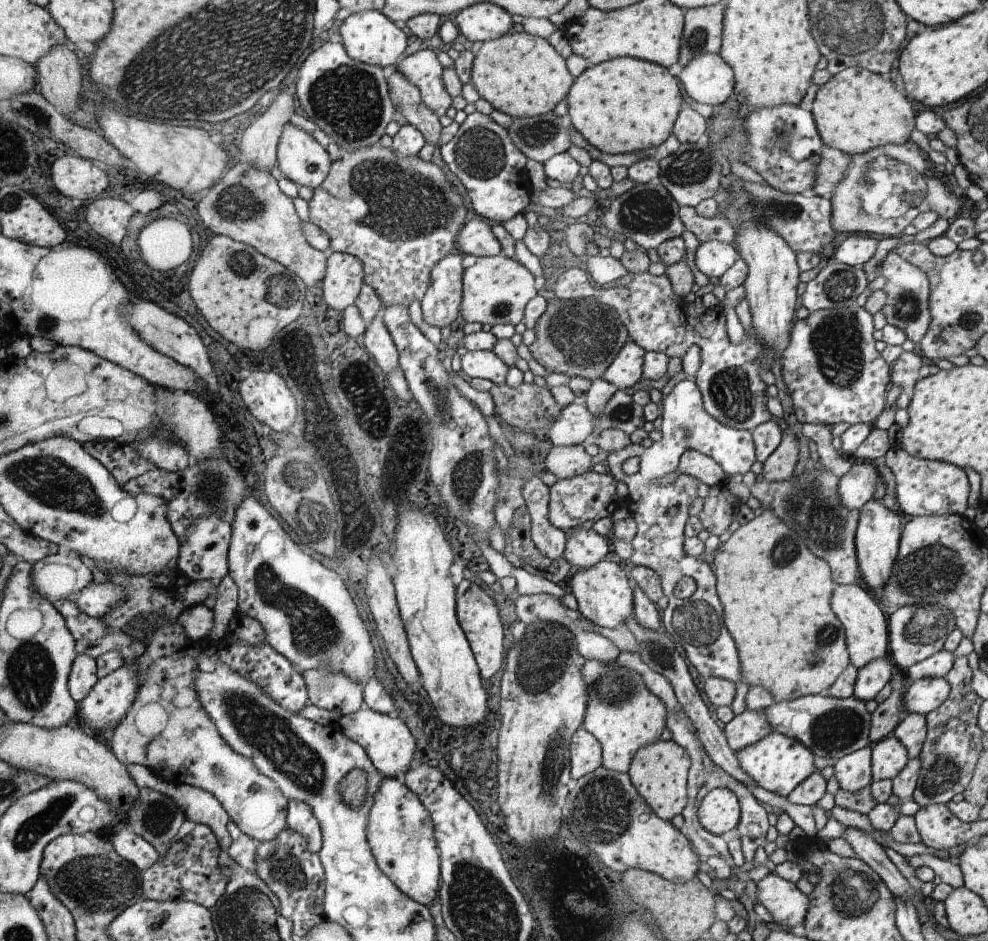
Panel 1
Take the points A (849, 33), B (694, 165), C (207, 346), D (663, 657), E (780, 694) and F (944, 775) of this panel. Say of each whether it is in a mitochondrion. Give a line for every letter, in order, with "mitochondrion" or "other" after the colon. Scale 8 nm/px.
A: mitochondrion
B: mitochondrion
C: other
D: mitochondrion
E: other
F: mitochondrion

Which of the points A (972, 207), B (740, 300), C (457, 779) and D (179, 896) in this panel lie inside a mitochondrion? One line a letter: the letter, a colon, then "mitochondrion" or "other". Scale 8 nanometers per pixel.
A: other
B: other
C: other
D: other

